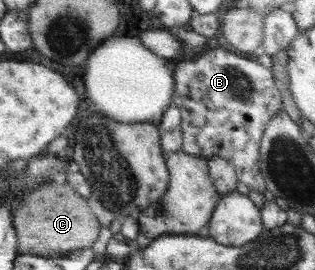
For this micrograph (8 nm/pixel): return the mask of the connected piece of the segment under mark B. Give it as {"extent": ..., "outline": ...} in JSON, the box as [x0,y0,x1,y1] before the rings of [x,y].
{"extent":[172,48,284,192],"outline":[[[212,48],[202,55],[191,55],[188,60],[173,65],[173,69],[175,83],[172,104],[182,113],[183,151],[208,159],[221,156],[235,166],[239,180],[250,190],[266,192],[267,183],[261,172],[261,142],[268,123],[284,108],[283,93],[276,84],[273,69],[224,48]]]}

